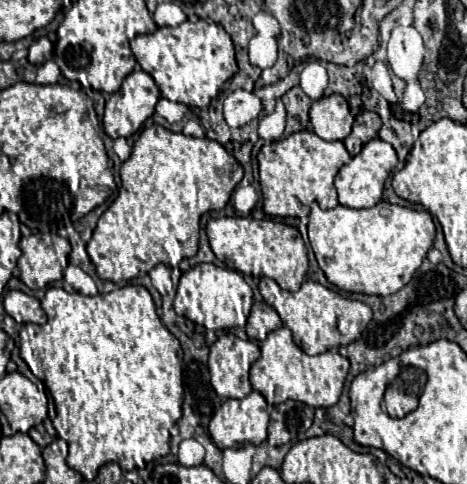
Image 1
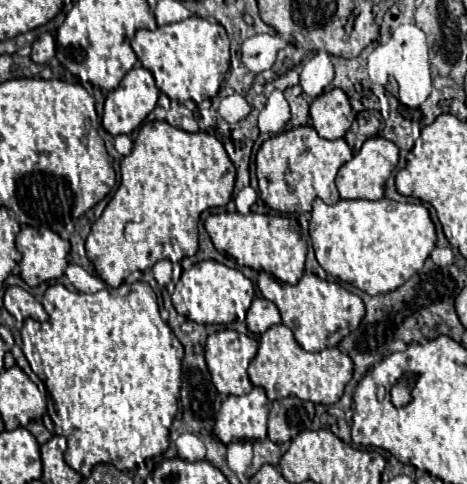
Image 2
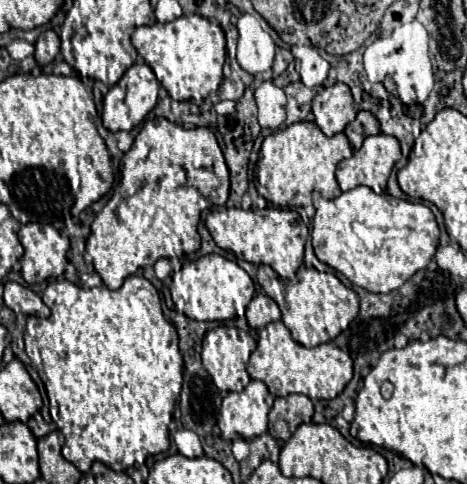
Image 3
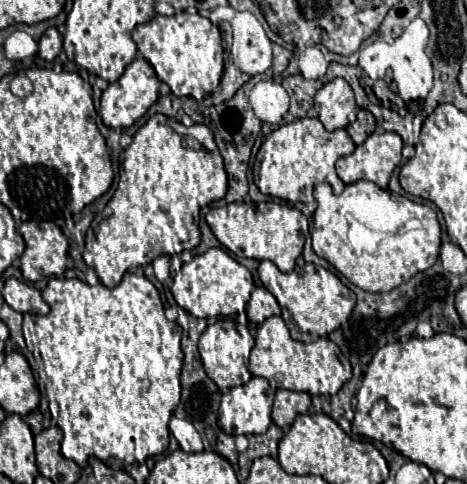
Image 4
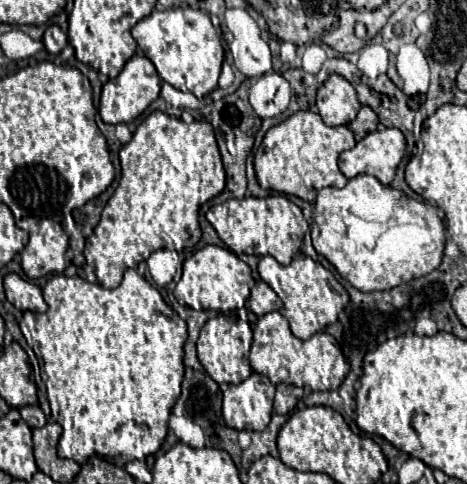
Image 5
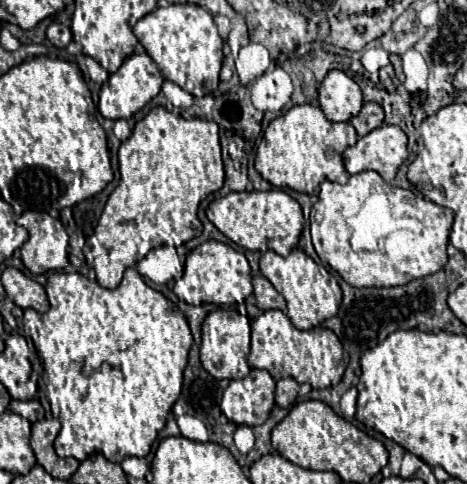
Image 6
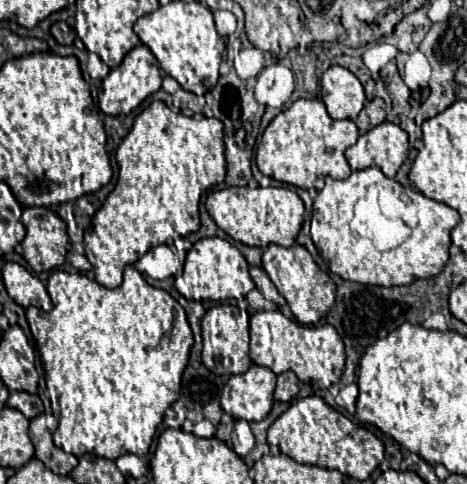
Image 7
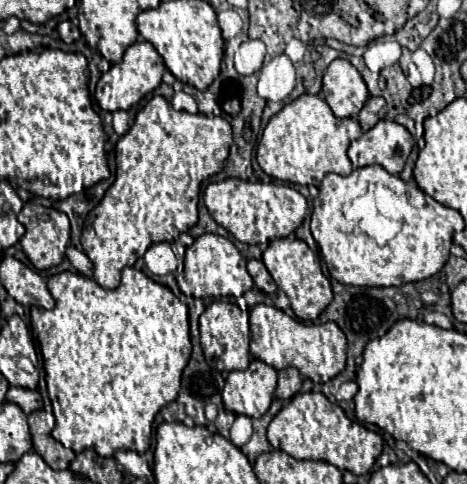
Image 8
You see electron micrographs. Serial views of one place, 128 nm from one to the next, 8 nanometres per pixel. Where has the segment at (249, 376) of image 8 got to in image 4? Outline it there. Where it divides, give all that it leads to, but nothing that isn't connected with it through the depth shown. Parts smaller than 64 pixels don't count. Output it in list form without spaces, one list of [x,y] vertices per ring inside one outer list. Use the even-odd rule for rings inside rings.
[[[254,376],[250,378],[248,384],[230,388],[224,396],[222,396],[222,404],[220,404],[220,424],[222,430],[226,434],[238,436],[238,434],[264,434],[268,430],[268,426],[272,424],[270,412],[272,412],[272,400],[274,400],[274,390],[270,388],[268,380]]]

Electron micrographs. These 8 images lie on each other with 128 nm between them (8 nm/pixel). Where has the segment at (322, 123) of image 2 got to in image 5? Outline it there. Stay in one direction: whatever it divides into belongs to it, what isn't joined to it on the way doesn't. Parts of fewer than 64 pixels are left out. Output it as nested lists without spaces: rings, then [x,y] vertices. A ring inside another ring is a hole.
[[[330,74],[330,78],[318,88],[316,106],[328,126],[350,124],[360,110],[354,86],[340,74]]]

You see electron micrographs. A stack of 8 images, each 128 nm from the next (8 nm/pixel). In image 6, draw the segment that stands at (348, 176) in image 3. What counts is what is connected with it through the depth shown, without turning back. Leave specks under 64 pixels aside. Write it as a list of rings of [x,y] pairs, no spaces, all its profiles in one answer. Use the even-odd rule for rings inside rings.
[[[382,124],[370,134],[358,138],[356,146],[344,150],[344,164],[350,174],[374,170],[386,182],[394,180],[400,164],[406,158],[406,134],[398,126],[390,124]]]

